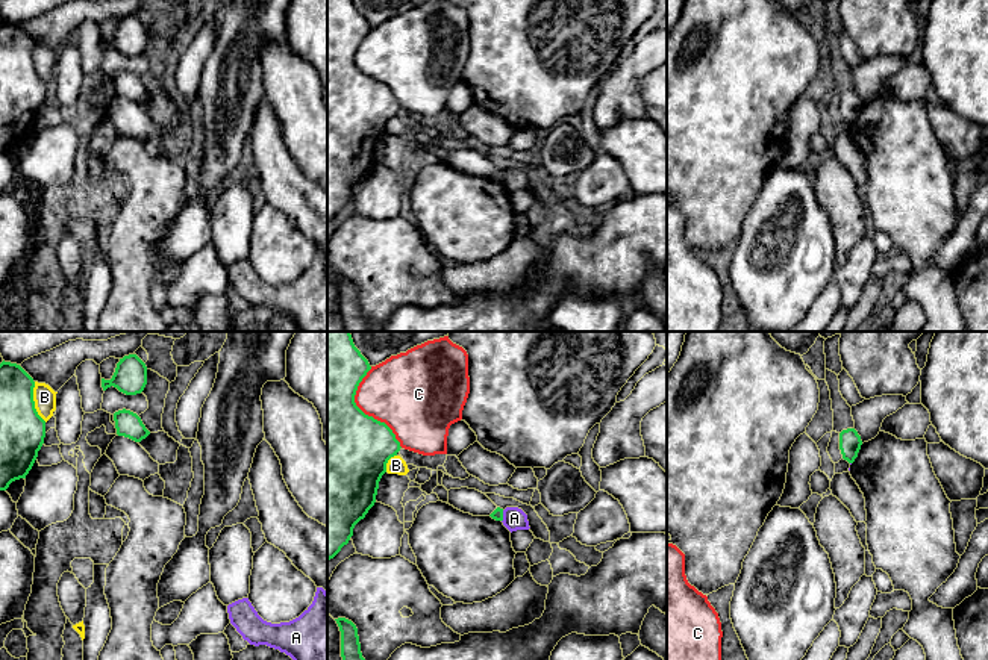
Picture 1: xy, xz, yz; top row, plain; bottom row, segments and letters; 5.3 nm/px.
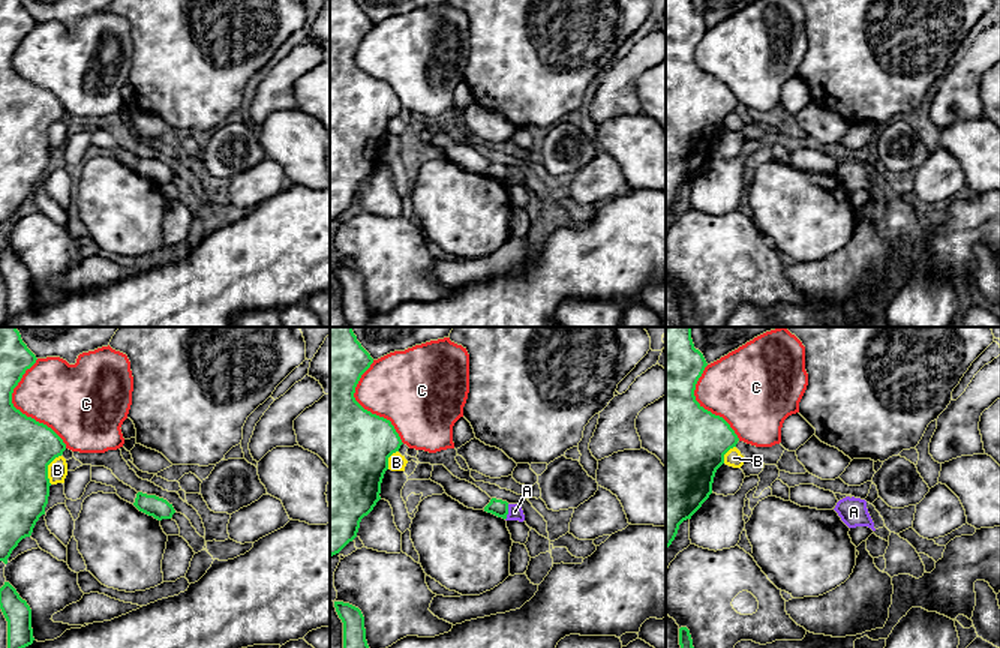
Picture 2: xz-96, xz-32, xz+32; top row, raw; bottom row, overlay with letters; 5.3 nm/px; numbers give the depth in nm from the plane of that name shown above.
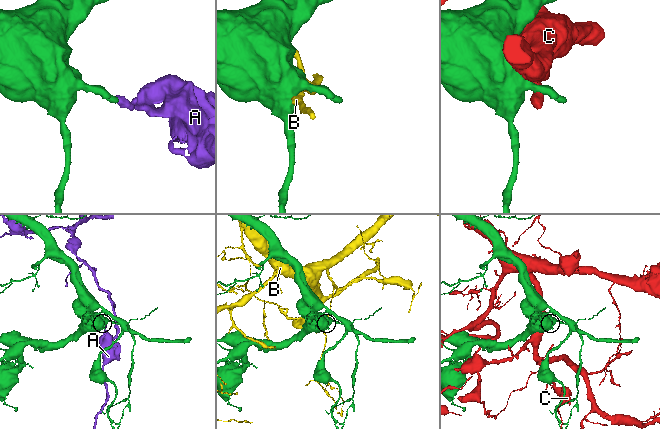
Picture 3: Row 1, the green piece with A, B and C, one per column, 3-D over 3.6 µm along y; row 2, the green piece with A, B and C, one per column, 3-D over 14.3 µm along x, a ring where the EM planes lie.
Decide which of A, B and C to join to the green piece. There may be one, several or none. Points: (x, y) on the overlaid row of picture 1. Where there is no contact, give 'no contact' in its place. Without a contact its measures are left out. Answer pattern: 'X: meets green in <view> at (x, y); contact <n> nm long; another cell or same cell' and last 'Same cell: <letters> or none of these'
A: meets green in xz at (502, 516); contact 60 nm long; another cell
B: meets green in xy at (34, 401); contact 220 nm long; another cell
C: meets green in xz at (362, 412); contact 460 nm long; another cell
Same cell: none of these

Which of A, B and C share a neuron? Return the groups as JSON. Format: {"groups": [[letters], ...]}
{"groups": [["A"], ["B"], ["C"]]}

